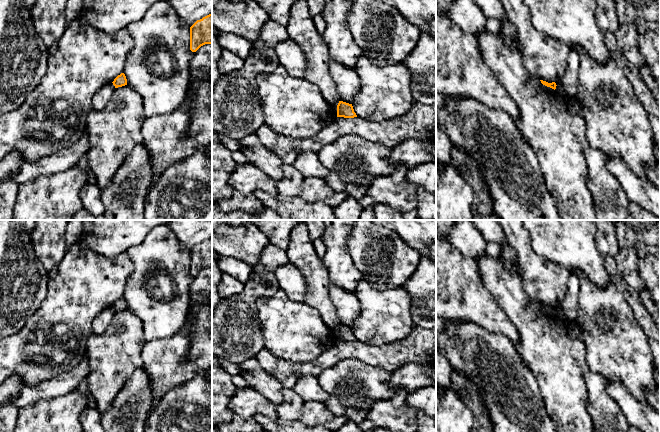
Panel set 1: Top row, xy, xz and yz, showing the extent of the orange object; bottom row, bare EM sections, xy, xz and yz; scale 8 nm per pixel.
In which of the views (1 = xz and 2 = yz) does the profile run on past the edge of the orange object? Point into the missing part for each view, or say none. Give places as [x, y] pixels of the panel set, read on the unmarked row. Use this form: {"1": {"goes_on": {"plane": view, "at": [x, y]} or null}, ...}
{"1": {"goes_on": null}, "2": {"goes_on": null}}

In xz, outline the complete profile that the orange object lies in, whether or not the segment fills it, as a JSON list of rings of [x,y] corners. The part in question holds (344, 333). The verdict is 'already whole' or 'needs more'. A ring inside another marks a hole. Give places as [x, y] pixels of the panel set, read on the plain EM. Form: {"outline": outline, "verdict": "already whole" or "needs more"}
{"outline": [[[339,325],[337,329],[337,341],[354,342],[357,341],[352,328]]], "verdict": "already whole"}

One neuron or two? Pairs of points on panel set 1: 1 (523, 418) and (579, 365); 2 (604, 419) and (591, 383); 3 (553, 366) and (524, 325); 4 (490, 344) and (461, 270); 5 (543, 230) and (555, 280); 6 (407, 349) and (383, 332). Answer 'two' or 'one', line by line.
1: two
2: one
3: one
4: two
5: two
6: two

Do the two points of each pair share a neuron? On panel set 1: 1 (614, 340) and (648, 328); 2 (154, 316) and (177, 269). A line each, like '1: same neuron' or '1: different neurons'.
1: different neurons
2: same neuron

